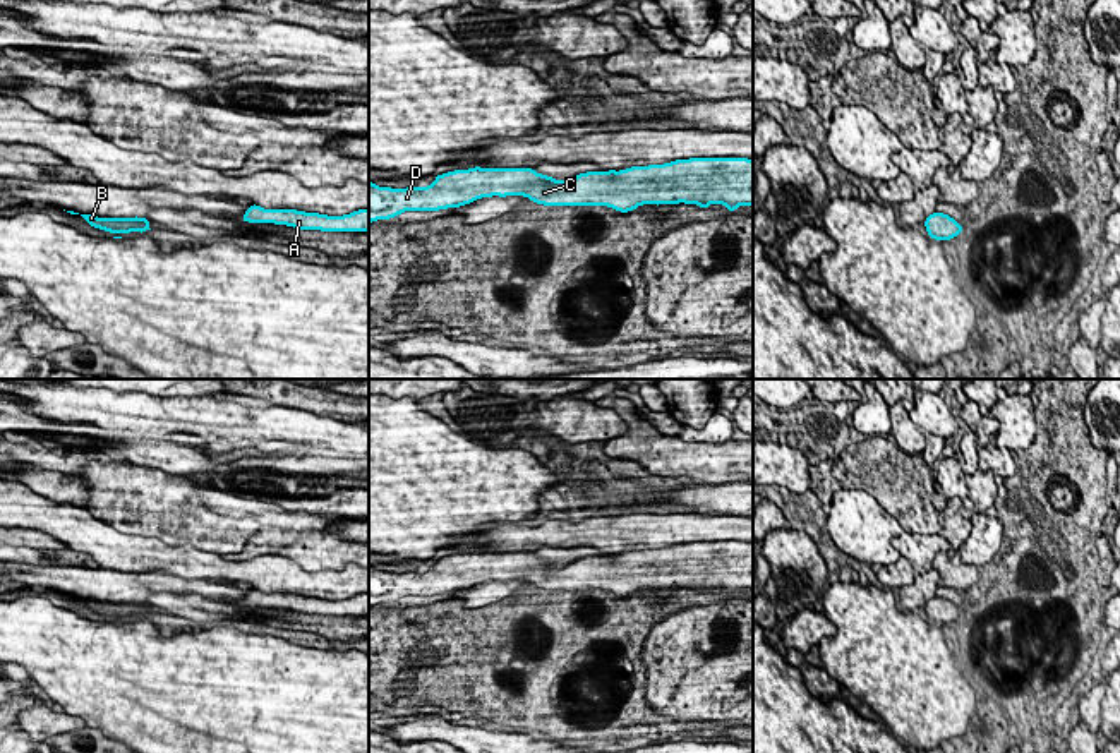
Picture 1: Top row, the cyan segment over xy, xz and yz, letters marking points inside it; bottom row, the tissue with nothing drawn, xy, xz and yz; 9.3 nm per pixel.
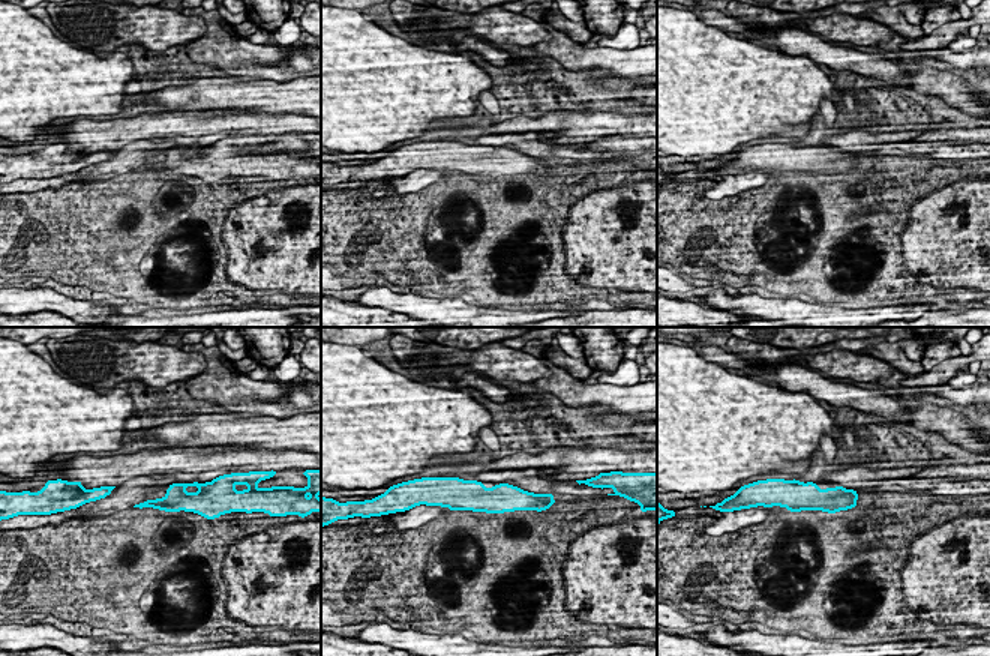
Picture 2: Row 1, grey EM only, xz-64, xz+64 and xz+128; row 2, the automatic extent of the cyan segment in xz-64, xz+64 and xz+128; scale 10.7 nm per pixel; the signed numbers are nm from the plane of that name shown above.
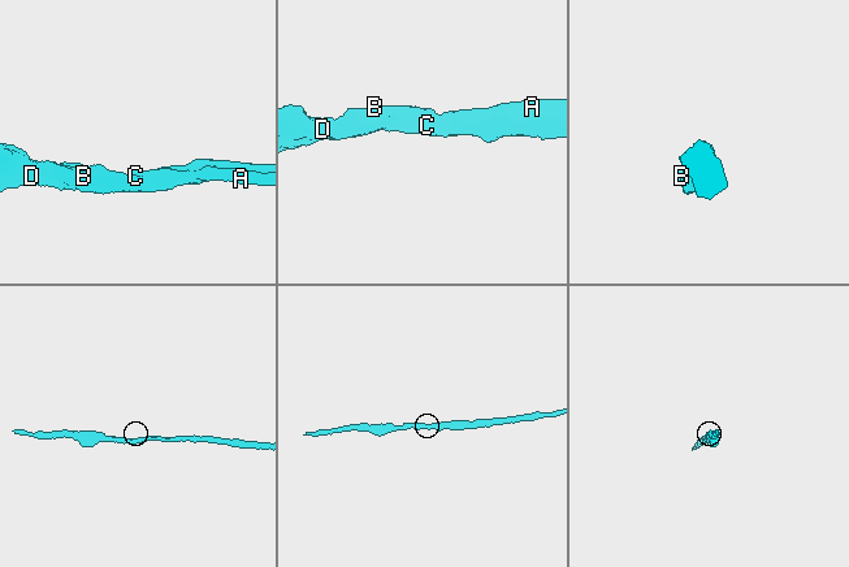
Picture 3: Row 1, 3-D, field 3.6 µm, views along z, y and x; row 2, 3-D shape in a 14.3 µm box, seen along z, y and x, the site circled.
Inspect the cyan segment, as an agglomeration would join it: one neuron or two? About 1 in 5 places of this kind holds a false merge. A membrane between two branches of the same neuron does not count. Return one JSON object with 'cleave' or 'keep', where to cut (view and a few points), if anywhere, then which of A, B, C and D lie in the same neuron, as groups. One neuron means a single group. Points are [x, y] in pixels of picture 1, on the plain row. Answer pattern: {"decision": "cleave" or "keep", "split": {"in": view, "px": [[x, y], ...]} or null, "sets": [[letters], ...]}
{"decision": "keep", "split": null, "sets": [["A", "B", "C", "D"]]}

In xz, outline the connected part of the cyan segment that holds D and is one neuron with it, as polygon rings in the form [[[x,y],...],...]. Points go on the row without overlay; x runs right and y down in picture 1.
[[[689,542],[626,554],[587,556],[556,564],[533,552],[480,552],[436,559],[427,571],[391,573],[369,566],[369,607],[405,595],[460,592],[482,581],[523,580],[544,590],[607,590],[629,597],[643,588],[753,590],[753,542]]]

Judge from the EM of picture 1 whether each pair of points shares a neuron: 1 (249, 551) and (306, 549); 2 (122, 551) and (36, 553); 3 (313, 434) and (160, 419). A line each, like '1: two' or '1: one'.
1: one
2: two
3: one

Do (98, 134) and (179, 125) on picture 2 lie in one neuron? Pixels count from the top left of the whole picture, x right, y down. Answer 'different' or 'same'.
same

